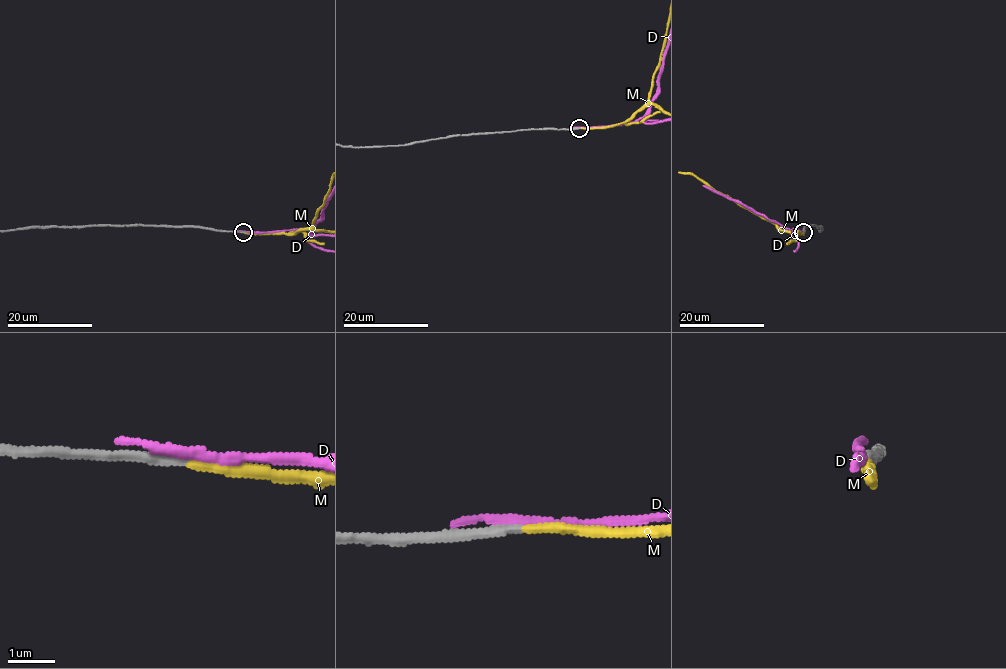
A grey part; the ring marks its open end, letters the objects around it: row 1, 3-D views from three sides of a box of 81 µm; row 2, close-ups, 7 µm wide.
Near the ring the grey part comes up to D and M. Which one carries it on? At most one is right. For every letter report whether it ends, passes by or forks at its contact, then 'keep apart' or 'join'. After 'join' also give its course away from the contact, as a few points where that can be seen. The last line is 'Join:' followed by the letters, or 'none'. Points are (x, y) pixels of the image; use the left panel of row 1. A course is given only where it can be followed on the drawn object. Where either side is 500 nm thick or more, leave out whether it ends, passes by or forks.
D: it ends | keep apart
M: it ends | join
Join: M

